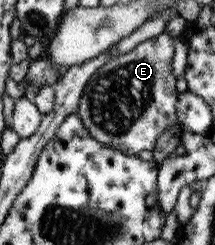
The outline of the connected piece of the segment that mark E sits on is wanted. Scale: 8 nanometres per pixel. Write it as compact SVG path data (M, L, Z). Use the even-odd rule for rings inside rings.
M162 32L156 37L141 41L129 52L107 60L91 74L82 88L76 113L93 139L129 156L137 156L139 151L152 151L157 136L177 124L175 103L178 92L170 66L173 54L173 38Z

